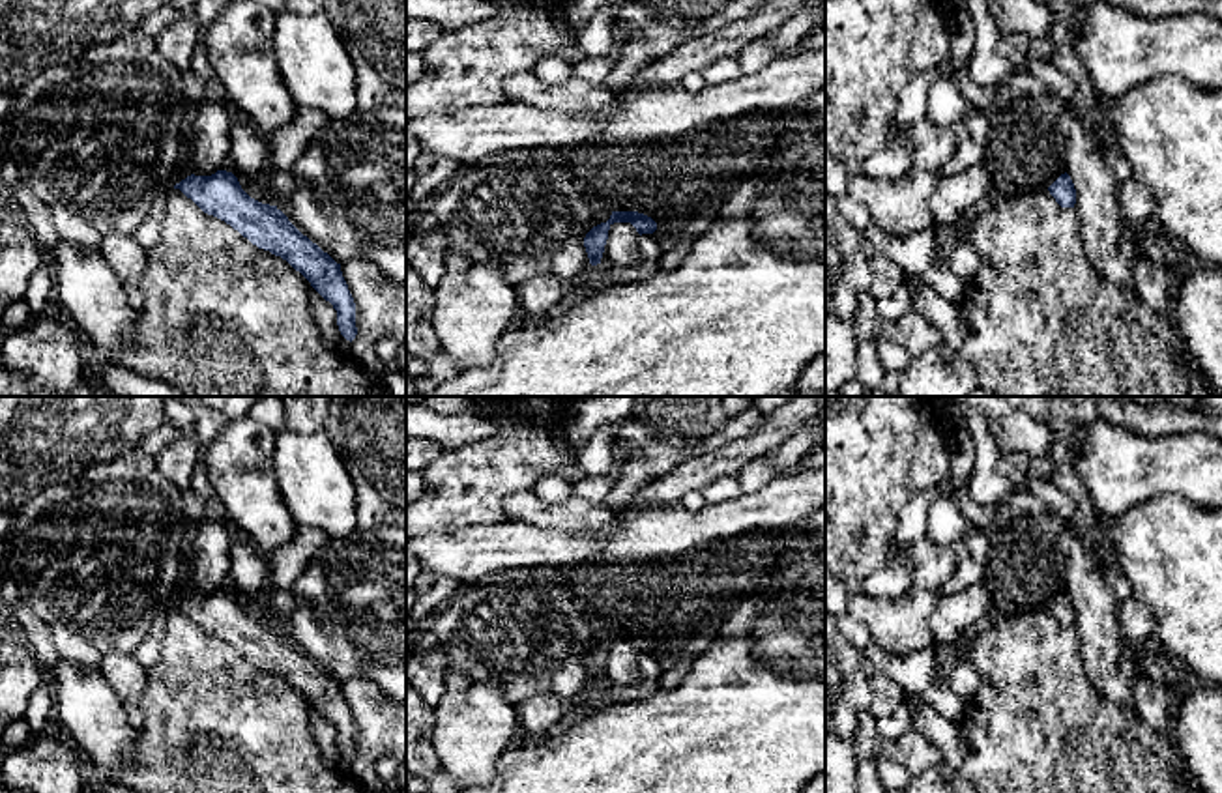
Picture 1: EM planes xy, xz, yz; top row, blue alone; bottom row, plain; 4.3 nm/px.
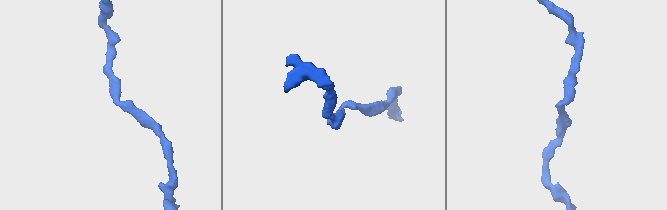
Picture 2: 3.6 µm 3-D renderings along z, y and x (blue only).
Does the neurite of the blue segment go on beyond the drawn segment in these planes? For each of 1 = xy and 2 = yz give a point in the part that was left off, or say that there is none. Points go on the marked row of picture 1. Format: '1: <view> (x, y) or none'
1: none
2: none

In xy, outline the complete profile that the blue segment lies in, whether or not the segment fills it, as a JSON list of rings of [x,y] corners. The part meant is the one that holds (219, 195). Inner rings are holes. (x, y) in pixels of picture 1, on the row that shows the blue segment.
[[[226,170],[211,176],[191,174],[174,189],[180,189],[204,213],[230,224],[258,249],[286,260],[333,305],[341,335],[350,342],[356,339],[356,303],[341,264],[303,236],[277,206],[251,198],[238,178]]]

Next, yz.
[[[1065,172],[1061,174],[1050,187],[1048,187],[1050,195],[1055,198],[1055,202],[1061,208],[1074,208],[1076,204],[1076,189],[1074,183],[1070,180],[1070,176]]]

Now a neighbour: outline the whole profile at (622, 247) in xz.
[[[631,223],[610,224],[601,264],[614,267],[629,267],[638,264],[640,262],[638,238],[640,234]]]

